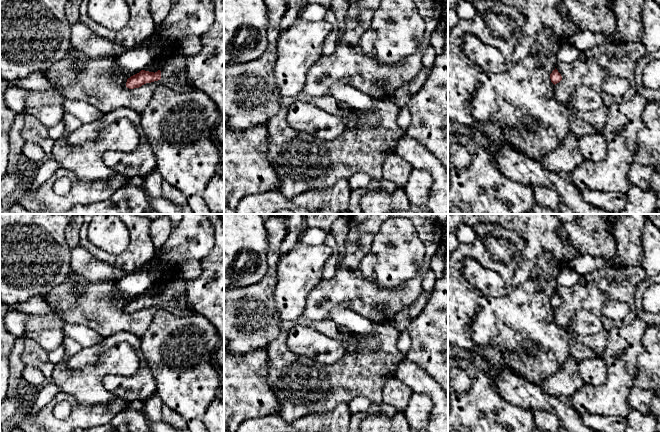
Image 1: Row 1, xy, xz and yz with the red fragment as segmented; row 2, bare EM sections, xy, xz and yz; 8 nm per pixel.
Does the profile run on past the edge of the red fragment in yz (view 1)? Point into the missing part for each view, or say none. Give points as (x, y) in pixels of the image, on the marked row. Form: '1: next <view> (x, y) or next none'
1: next none

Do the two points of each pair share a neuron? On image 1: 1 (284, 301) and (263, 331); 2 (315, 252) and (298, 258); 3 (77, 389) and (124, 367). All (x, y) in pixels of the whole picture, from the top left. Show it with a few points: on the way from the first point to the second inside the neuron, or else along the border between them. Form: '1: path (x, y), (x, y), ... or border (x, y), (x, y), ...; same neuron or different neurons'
1: border (275, 287), (275, 309), (282, 320); different neurons
2: path (311, 256), (309, 258), (302, 258); same neuron
3: path (89, 379), (102, 367), (112, 367); same neuron

